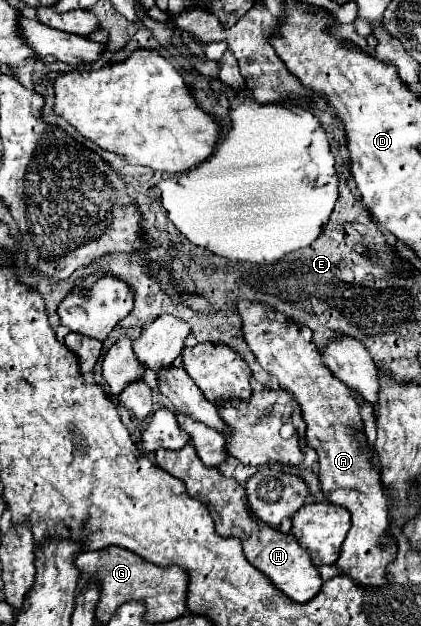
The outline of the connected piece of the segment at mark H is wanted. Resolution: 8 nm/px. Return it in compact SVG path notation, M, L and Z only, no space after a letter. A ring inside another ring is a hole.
M185 445L181 451L157 449L155 459L157 459L157 465L163 471L171 473L173 477L177 477L177 479L181 479L185 483L187 493L191 497L197 497L201 503L207 503L209 507L213 507L217 511L219 517L213 517L217 535L221 535L221 537L239 537L241 543L243 543L243 555L247 557L247 561L255 569L261 569L261 573L269 581L273 581L273 585L283 595L287 595L291 601L307 603L309 599L313 599L319 593L323 581L319 577L317 567L311 563L309 553L297 545L297 541L295 541L295 537L291 533L285 535L285 533L269 527L263 521L257 523L257 519L253 517L253 513L247 507L245 491L235 479L227 479L215 467L205 467L201 463L199 455L195 453L193 445Z

